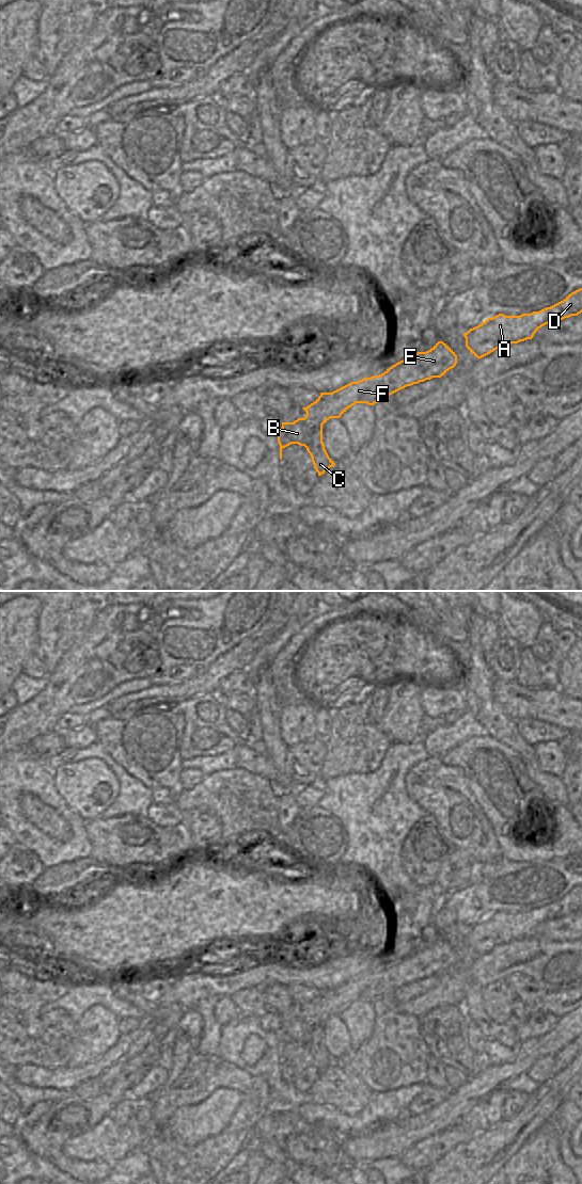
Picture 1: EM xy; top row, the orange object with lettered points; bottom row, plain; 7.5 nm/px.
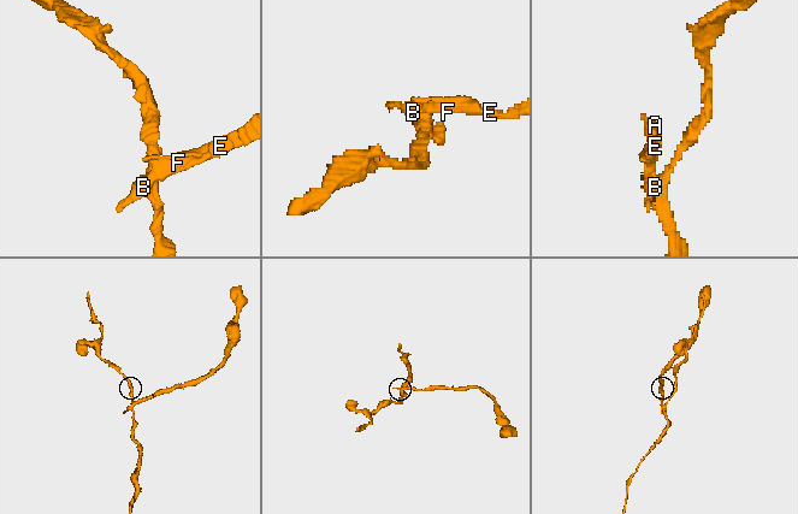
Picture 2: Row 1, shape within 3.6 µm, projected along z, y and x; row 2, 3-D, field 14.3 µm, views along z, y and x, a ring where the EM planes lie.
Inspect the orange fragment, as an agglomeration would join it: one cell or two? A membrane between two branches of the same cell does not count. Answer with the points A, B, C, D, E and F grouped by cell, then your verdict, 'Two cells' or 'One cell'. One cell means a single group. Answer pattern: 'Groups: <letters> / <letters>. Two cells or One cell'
Groups: A B D E F / C. Two cells

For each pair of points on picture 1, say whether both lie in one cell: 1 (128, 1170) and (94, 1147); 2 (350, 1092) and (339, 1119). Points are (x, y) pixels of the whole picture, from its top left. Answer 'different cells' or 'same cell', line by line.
1: different cells
2: different cells

